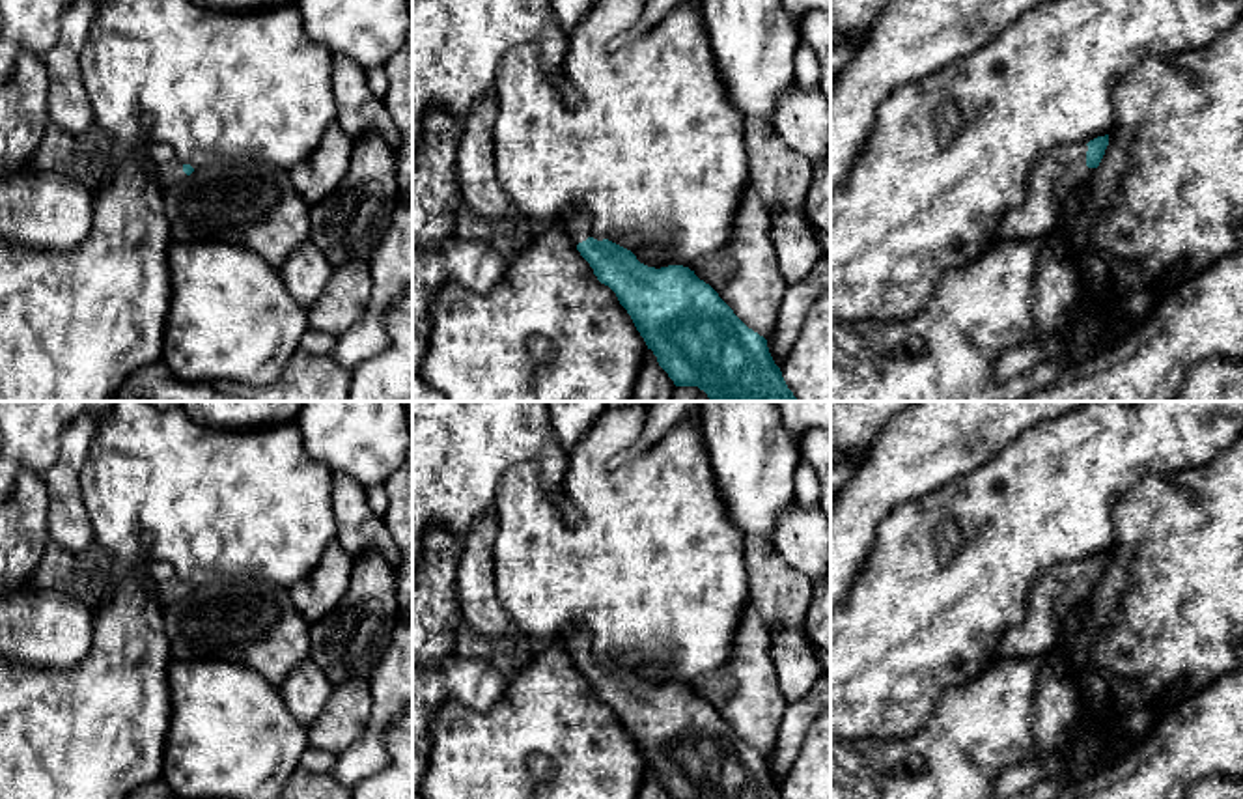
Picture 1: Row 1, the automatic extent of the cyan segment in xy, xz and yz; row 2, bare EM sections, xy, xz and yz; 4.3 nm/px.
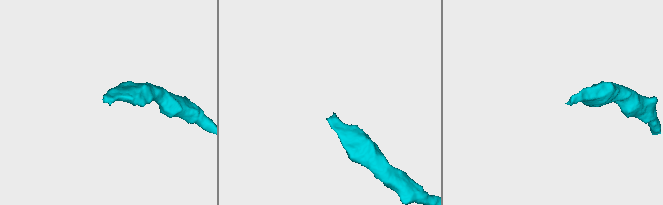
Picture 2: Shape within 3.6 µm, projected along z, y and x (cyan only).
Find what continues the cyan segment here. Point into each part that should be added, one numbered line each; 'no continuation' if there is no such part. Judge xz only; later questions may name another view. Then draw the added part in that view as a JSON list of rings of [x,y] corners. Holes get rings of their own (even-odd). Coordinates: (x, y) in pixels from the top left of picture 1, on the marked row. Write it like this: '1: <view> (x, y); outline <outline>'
1: xz (577, 221); outline [[[571,205],[564,211],[560,222],[567,228],[573,241],[579,245],[590,237],[592,217],[586,209]]]

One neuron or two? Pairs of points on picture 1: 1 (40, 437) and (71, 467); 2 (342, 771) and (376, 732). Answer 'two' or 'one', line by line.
1: two
2: one

